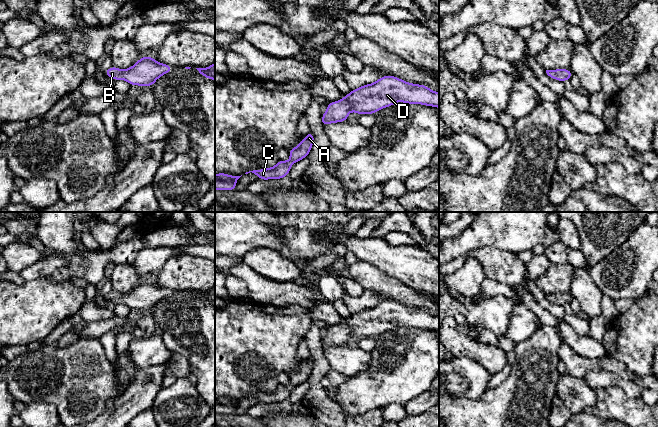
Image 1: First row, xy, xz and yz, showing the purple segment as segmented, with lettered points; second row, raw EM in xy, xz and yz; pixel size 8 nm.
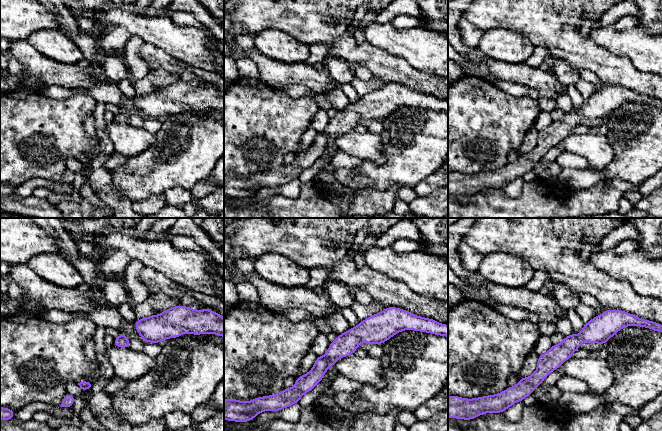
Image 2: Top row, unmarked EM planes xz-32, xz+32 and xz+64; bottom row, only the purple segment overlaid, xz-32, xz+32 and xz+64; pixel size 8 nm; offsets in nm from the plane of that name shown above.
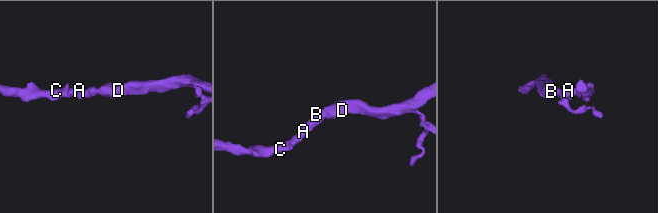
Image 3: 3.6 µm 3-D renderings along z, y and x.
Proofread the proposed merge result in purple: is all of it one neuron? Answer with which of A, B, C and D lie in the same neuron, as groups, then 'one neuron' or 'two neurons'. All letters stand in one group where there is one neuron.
A B C D | one neuron

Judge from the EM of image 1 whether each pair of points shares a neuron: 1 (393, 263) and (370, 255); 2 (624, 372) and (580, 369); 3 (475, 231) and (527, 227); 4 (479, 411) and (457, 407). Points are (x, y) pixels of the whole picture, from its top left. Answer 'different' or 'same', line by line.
1: same
2: same
3: same
4: same

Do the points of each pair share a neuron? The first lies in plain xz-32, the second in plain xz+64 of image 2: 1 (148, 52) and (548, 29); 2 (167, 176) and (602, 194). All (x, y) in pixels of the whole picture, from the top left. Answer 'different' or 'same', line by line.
1: same
2: different

